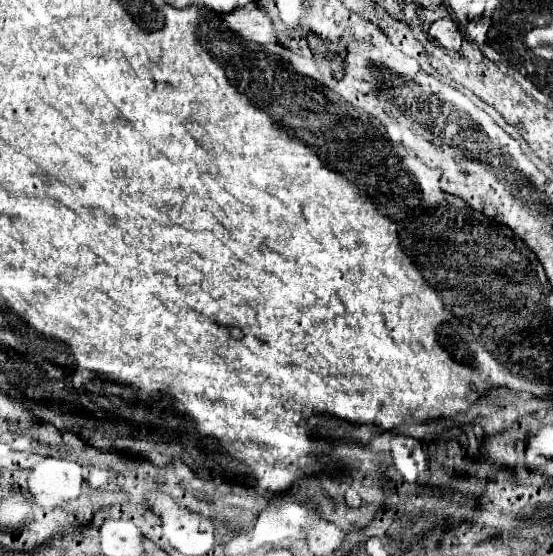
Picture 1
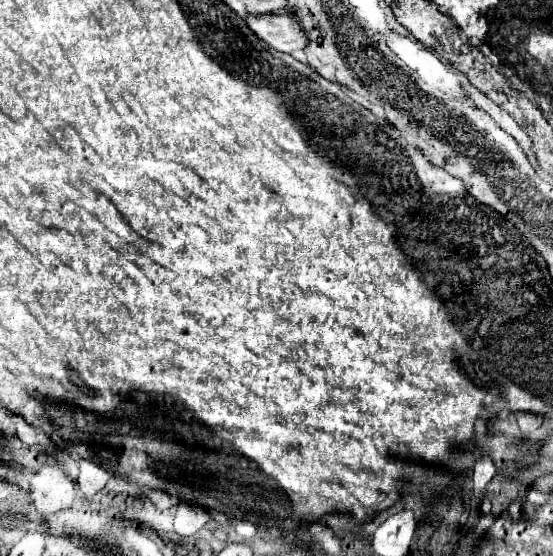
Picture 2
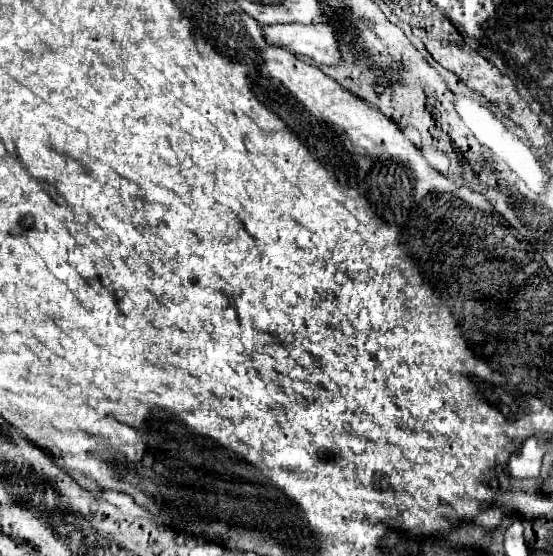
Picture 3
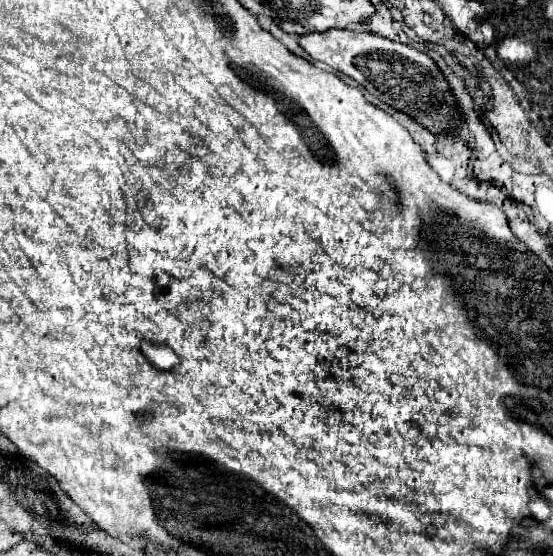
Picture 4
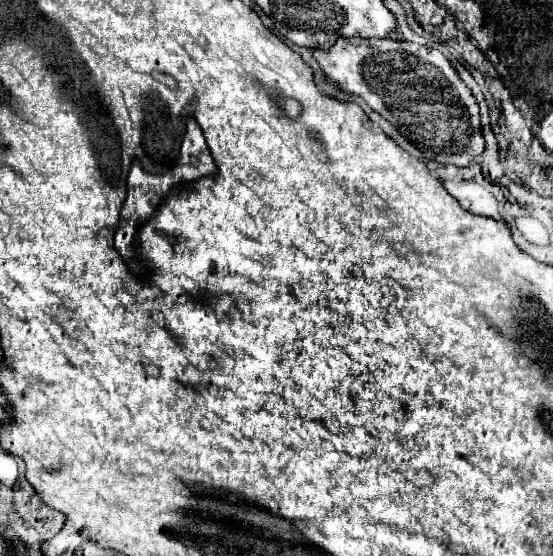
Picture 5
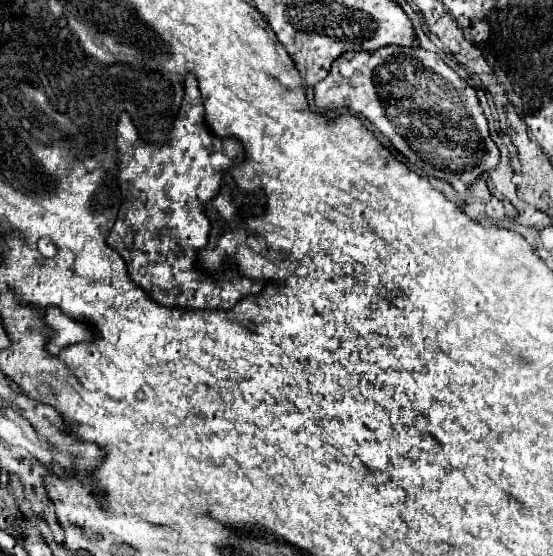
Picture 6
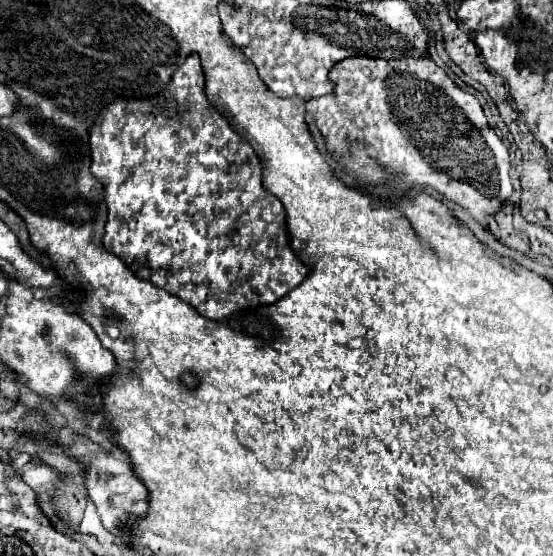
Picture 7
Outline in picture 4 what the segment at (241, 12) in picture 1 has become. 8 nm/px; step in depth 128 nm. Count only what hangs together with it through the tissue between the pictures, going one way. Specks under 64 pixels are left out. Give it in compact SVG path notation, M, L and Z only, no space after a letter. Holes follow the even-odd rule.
M334 30L324 34L308 34L300 36L298 44L314 58L324 62L326 66L354 78L362 84L372 96L390 104L396 110L402 110L416 122L420 120L426 130L440 134L458 134L462 128L460 120L454 120L458 106L456 96L450 92L450 86L440 72L438 64L422 50L416 50L408 44L392 42L374 34L360 34L352 30Z

